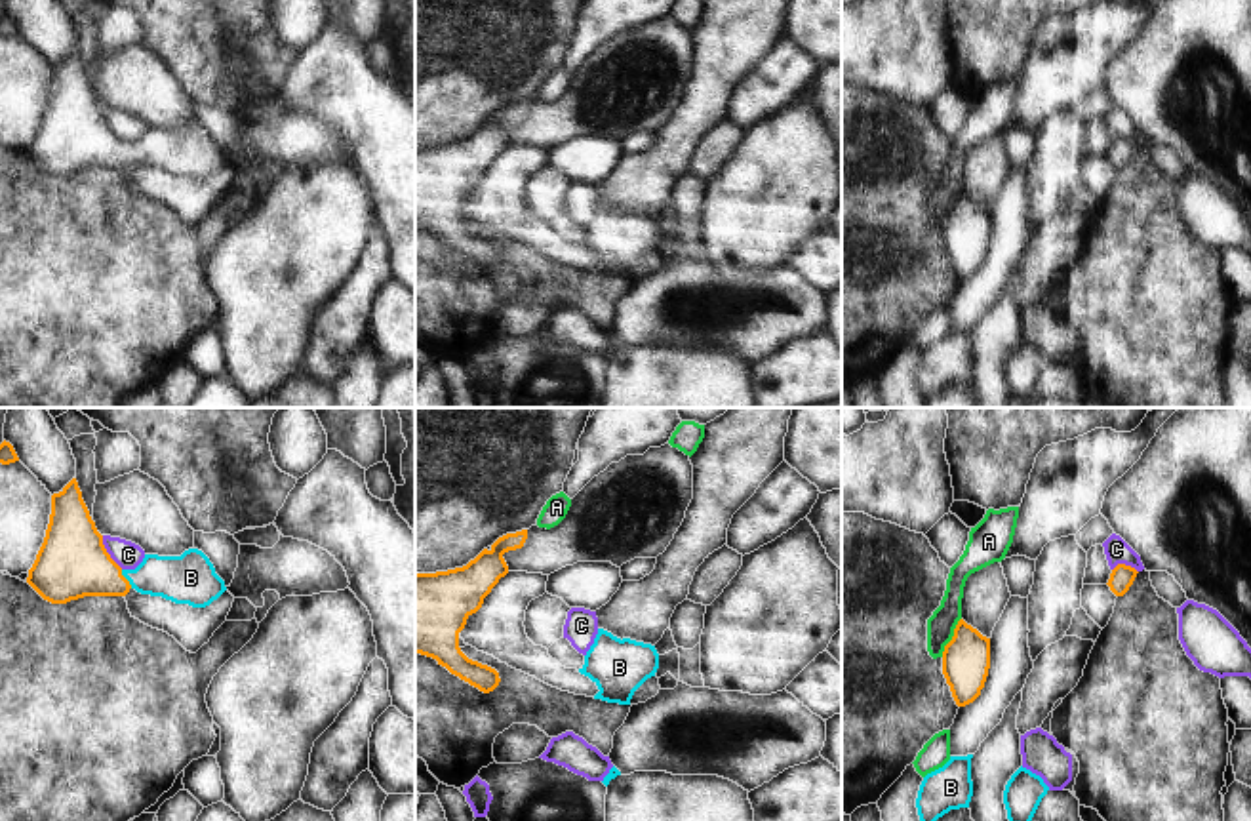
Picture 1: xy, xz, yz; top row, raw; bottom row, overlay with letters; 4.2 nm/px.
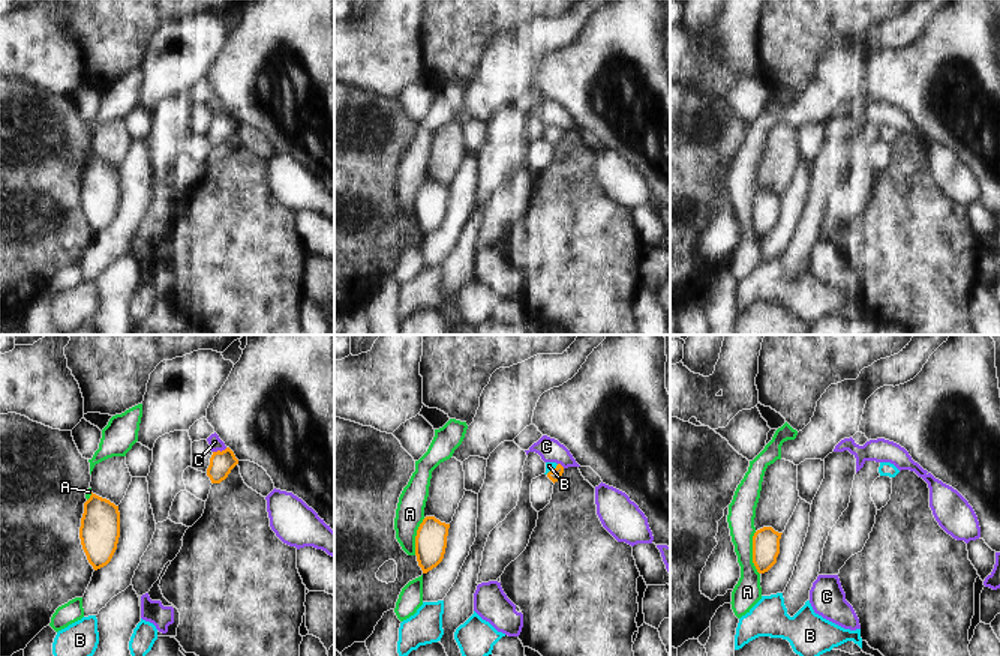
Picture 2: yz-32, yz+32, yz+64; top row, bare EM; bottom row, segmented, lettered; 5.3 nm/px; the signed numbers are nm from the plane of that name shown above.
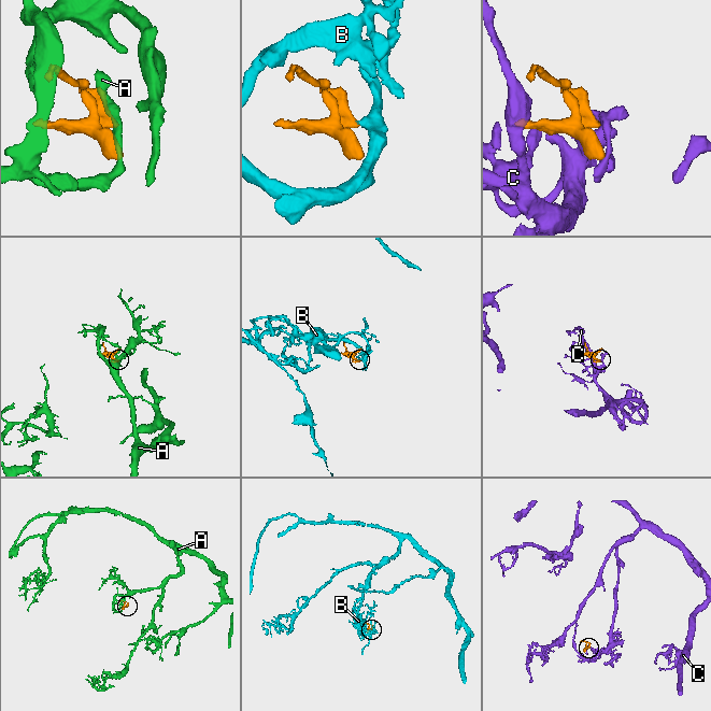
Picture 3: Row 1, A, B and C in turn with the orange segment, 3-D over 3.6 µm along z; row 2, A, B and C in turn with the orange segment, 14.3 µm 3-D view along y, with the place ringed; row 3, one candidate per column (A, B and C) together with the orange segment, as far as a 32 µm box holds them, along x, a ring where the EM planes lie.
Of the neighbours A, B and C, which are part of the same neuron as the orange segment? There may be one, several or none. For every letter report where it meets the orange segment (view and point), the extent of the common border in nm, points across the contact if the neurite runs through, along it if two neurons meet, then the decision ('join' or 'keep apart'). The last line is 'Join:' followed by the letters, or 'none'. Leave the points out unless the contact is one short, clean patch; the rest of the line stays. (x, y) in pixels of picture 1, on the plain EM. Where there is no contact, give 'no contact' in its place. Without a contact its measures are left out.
A: meets orange in yz at (953, 210); contact 190 nm long; border along yz (960, 191), (941, 229); keep apart
B: meets orange in xy at (126, 153); contact 90 nm long; runs through xy (73, 136), (109, 153), (126, 153), (183, 153); join
C: meets orange in xy at (107, 126); contact 170 nm long; border along xy (101, 109), (105, 124), (122, 141); keep apart
Join: B

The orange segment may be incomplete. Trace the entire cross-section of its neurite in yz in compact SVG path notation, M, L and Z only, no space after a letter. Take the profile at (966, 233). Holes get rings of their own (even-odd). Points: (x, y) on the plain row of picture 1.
M960 192L943 225L943 248L958 280L965 280L981 269L988 242L990 211Z

